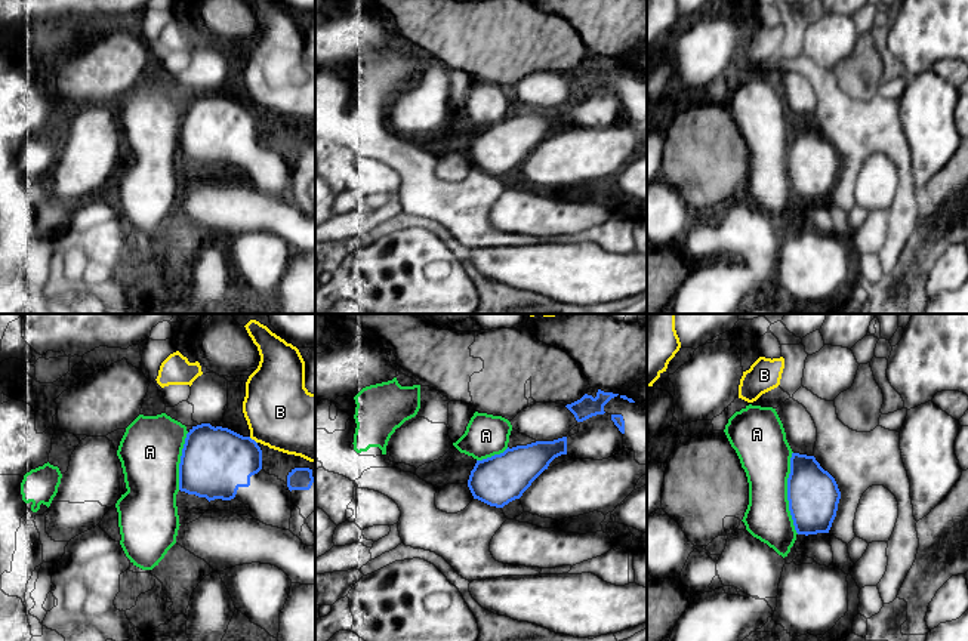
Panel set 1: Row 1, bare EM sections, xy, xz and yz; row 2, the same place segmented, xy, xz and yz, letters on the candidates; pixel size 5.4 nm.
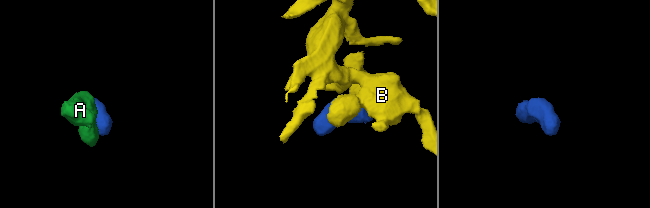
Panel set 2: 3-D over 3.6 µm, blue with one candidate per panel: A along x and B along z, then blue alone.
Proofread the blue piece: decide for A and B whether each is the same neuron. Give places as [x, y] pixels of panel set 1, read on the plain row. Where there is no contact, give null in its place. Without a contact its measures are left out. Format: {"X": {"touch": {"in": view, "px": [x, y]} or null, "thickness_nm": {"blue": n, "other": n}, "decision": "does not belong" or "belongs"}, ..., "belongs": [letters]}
{"A": {"touch": {"in": "yz", "px": [788, 162]}, "thickness_nm": {"blue": 280, "other": 280}, "decision": "belongs"}, "B": {"touch": {"in": "xy", "px": [253, 108]}, "thickness_nm": {"blue": 380, "other": 380}, "decision": "does not belong"}, "belongs": ["A"]}

